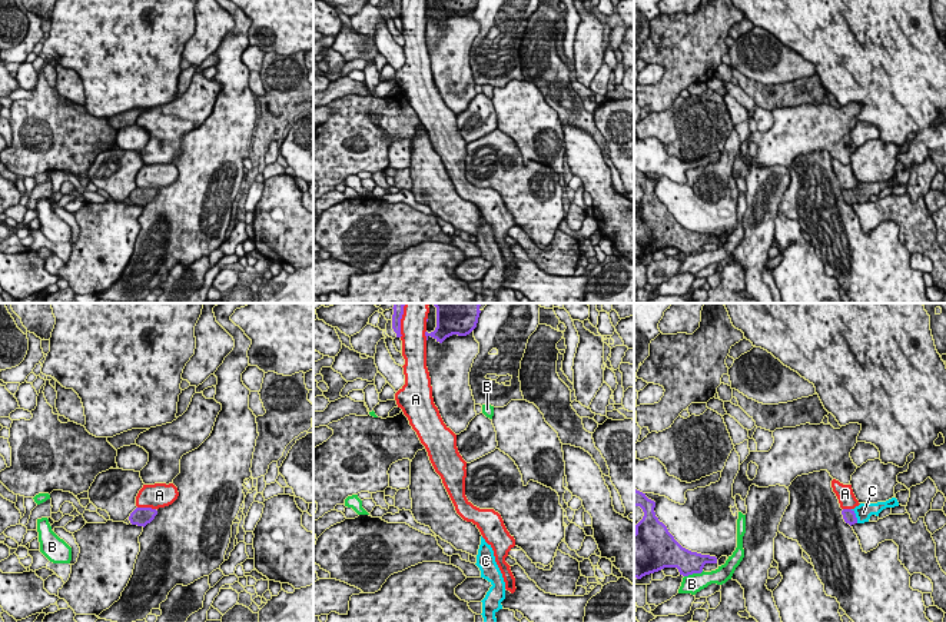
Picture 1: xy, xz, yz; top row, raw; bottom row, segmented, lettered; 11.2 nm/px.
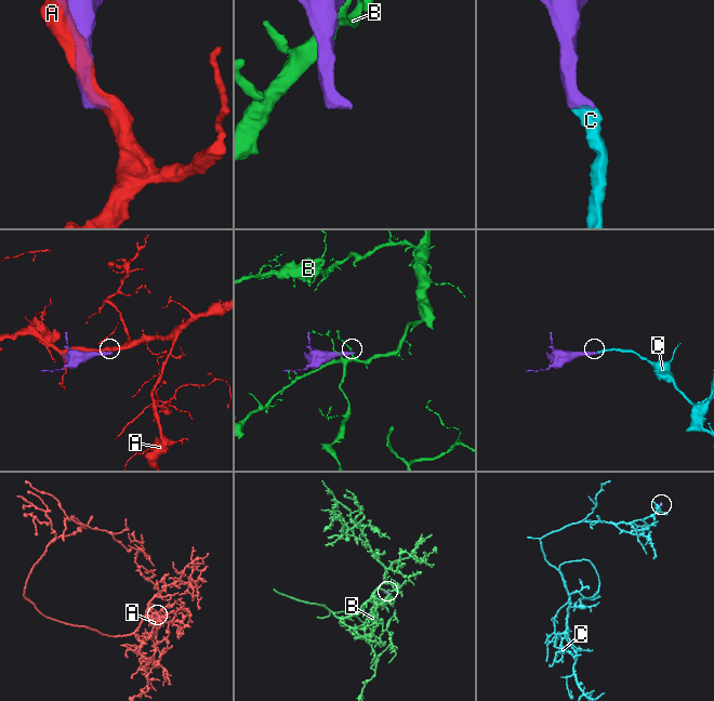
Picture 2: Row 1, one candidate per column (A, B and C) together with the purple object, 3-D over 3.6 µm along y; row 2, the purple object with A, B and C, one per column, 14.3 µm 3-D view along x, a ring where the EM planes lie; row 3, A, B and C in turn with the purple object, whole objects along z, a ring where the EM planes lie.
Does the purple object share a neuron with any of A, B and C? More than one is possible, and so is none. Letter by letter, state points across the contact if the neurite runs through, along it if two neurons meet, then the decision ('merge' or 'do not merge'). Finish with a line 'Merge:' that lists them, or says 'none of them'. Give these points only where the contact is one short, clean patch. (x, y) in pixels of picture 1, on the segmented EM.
A: do not merge
B: do not merge
C: way yz (849, 515), (855, 516), (863, 512); merge
Merge: C

